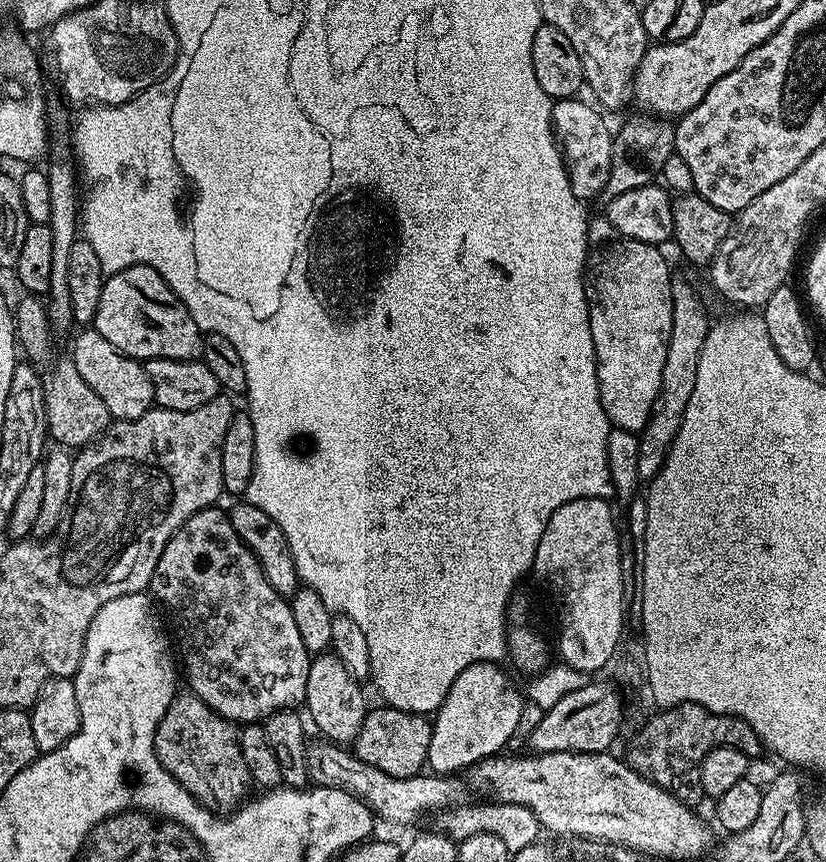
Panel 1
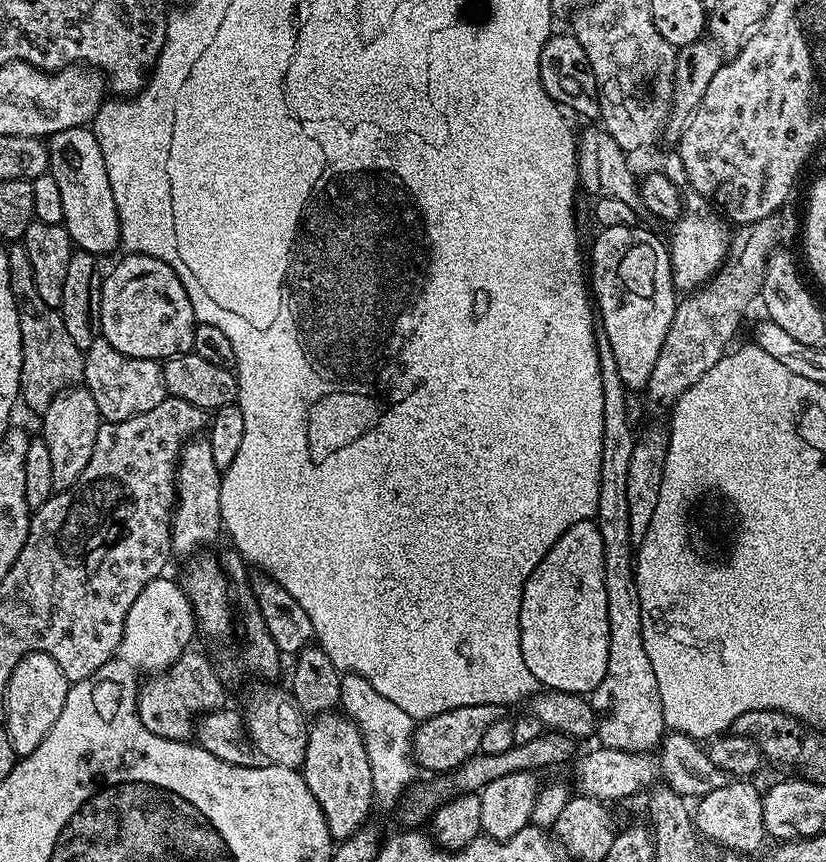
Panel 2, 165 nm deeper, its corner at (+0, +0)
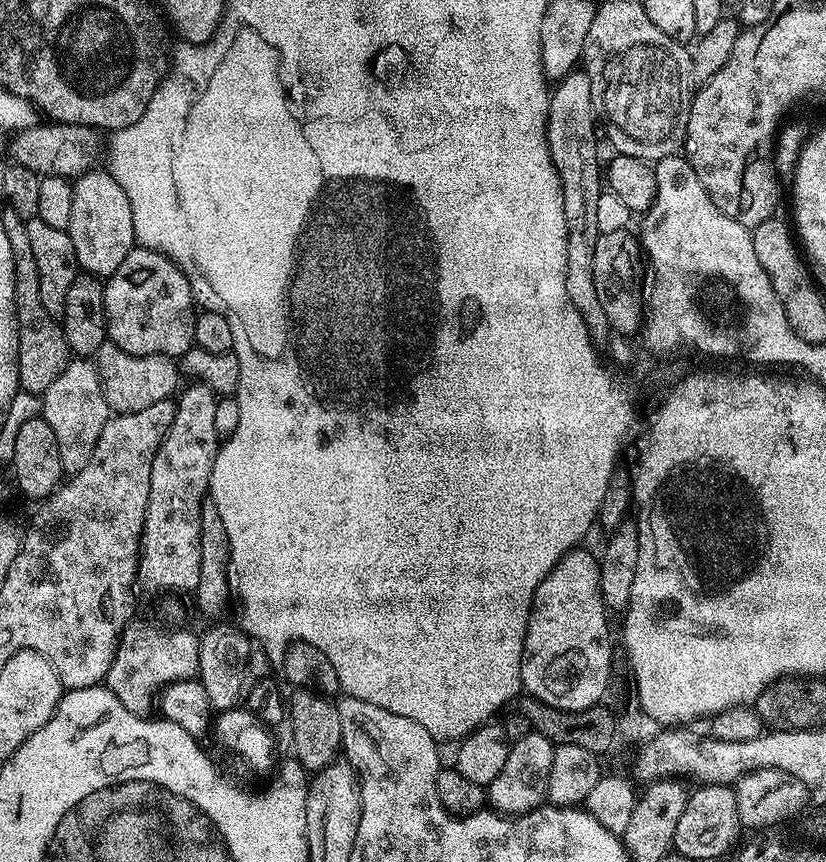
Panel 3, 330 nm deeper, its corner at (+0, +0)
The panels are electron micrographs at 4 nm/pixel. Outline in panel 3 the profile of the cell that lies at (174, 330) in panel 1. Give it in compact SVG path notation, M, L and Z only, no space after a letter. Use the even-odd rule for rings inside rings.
M135 247L122 266L104 284L108 340L126 354L171 356L179 358L195 343L194 326L198 315L192 287L186 274L168 256L149 248Z

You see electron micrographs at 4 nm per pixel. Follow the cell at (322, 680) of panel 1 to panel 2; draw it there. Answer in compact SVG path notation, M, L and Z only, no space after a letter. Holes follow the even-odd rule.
M336 710L321 712L315 720L308 734L302 775L326 818L333 841L339 842L363 827L368 811L374 808L370 758L366 758L362 734L353 720Z

